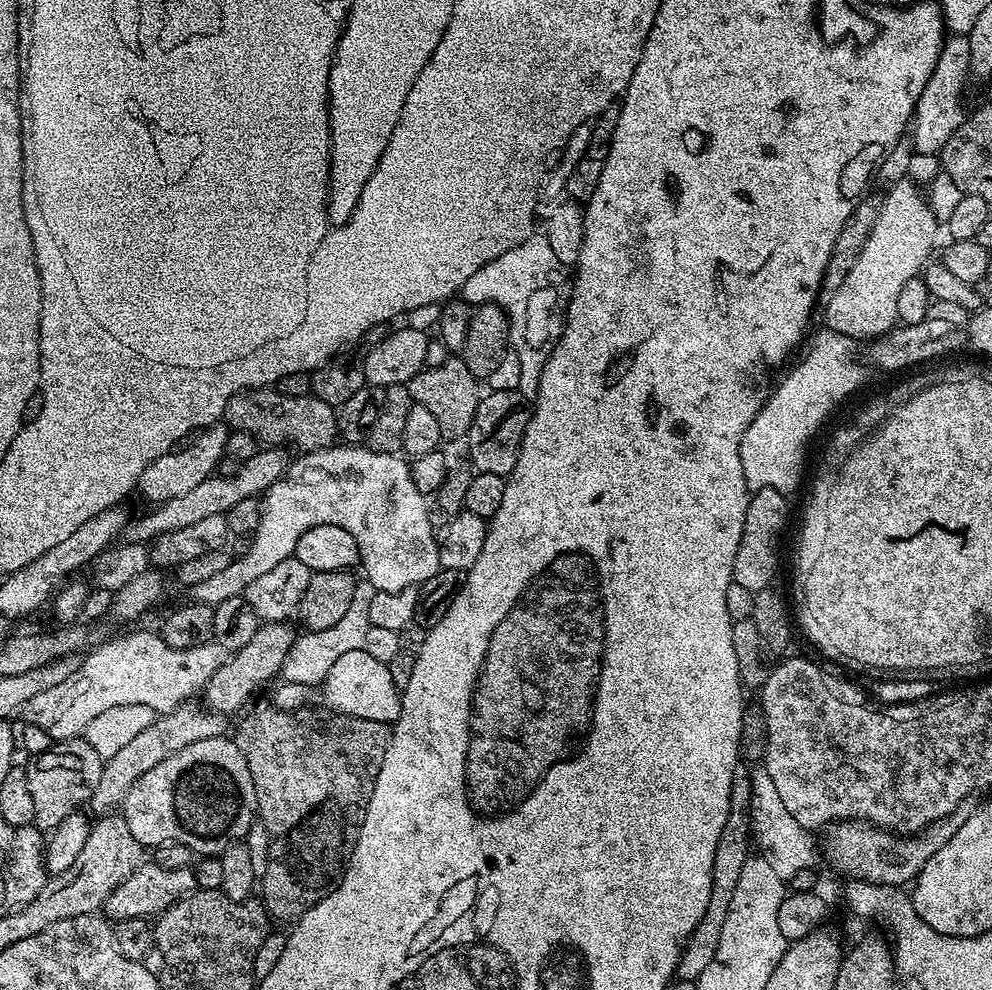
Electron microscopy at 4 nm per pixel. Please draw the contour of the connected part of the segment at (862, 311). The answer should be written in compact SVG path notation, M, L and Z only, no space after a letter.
M900 180L887 191L886 204L877 211L874 230L862 248L857 263L841 289L825 301L823 325L829 331L858 340L860 336L879 337L897 325L898 293L925 267L938 227L927 199L911 180Z

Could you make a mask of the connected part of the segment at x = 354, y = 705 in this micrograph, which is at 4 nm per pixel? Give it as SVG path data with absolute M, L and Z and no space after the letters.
M364 648L347 651L342 658L338 658L338 662L326 674L322 690L323 707L333 712L345 712L354 718L366 718L370 722L382 722L386 725L391 725L400 717L401 689L394 686L394 678L390 678L388 665L366 654Z

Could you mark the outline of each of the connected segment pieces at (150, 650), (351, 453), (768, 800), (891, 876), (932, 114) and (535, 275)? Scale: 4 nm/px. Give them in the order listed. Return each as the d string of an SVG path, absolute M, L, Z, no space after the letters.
M155 631L130 632L126 636L116 635L104 644L91 649L76 665L74 674L66 678L66 682L58 682L58 686L50 686L42 694L34 694L30 702L22 709L24 724L45 731L52 742L63 742L79 737L84 727L98 714L111 710L114 706L148 706L157 714L171 711L184 701L191 701L208 683L208 679L222 666L226 659L226 651L215 642L209 642L193 648L172 648Z
M340 442L333 447L305 452L295 458L297 460L293 459L289 463L284 476L270 485L260 500L260 526L251 537L250 552L245 556L235 557L226 570L192 585L190 595L195 603L215 606L228 598L243 596L246 586L250 586L254 578L274 570L278 562L294 555L298 538L306 534L310 526L323 524L342 526L342 530L354 534L354 542L358 542L360 551L359 567L364 568L363 575L374 585L377 592L397 592L423 586L440 571L440 545L428 517L430 504L420 493L418 486L414 486L412 469L403 455L394 452L371 452L367 446Z
M756 766L748 773L750 778L750 810L748 811L748 826L751 839L754 841L755 851L762 858L766 858L766 863L772 867L782 878L788 882L796 870L803 867L816 868L816 856L818 860L818 850L812 846L809 829L798 826L794 818L790 818L786 806L782 803L782 798L778 794L778 789L774 786L774 781L770 779L770 774L762 766Z
M961 806L946 818L935 820L934 823L928 825L925 831L919 834L908 834L905 836L878 828L875 824L865 824L863 820L842 820L833 822L827 825L826 831L823 833L825 836L824 850L822 846L822 856L823 859L825 856L825 858L844 875L844 878L864 880L868 884L908 886L915 881L916 875L920 873L922 866L926 866L928 859L934 854L938 854L938 850L942 850L942 846L946 846L946 842L950 842L950 838L954 838L958 826L962 826L962 822L966 822L968 814L969 809Z
M951 33L944 41L939 52L938 62L935 63L934 72L923 87L922 94L916 103L912 126L914 149L919 154L937 155L950 140L950 135L957 129L960 121L964 119L966 110L962 108L962 90L966 78L971 77L970 68L970 42L965 33Z
M533 234L516 248L498 254L478 274L464 283L462 299L469 306L496 304L508 315L508 342L511 351L522 362L519 392L525 398L535 397L540 375L548 361L550 342L564 333L564 318L570 295L570 272L558 260L543 235Z

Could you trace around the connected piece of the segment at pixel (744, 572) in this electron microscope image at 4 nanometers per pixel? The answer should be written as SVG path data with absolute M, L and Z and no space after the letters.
M757 488L748 497L742 542L738 542L738 554L734 554L730 576L738 586L746 586L746 590L754 594L773 587L772 579L780 564L780 535L788 524L788 499L785 493L773 488Z

